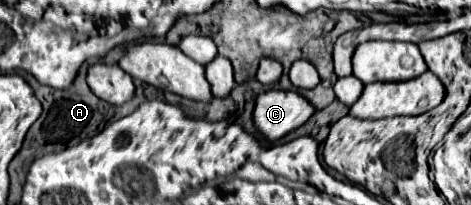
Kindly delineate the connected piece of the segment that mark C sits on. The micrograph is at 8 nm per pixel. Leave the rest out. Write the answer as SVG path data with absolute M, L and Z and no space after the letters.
M274 88L256 96L252 120L260 134L268 140L278 140L302 126L314 112L314 106L298 92Z

